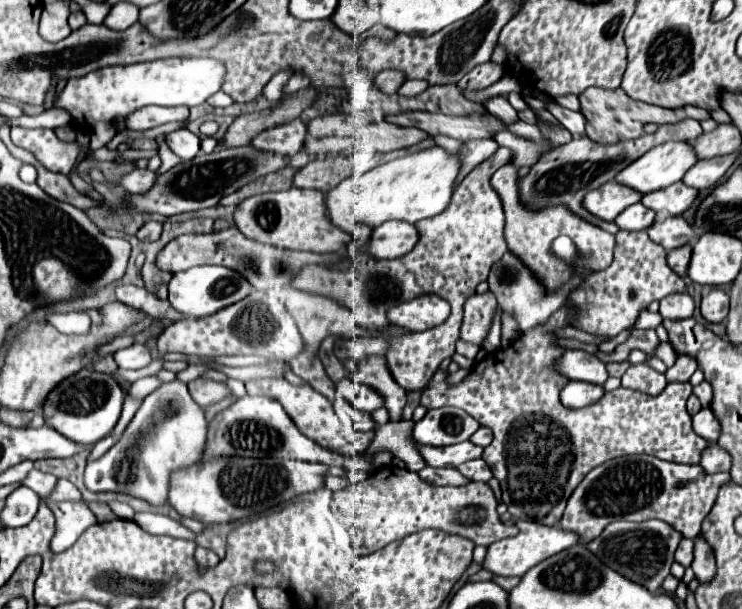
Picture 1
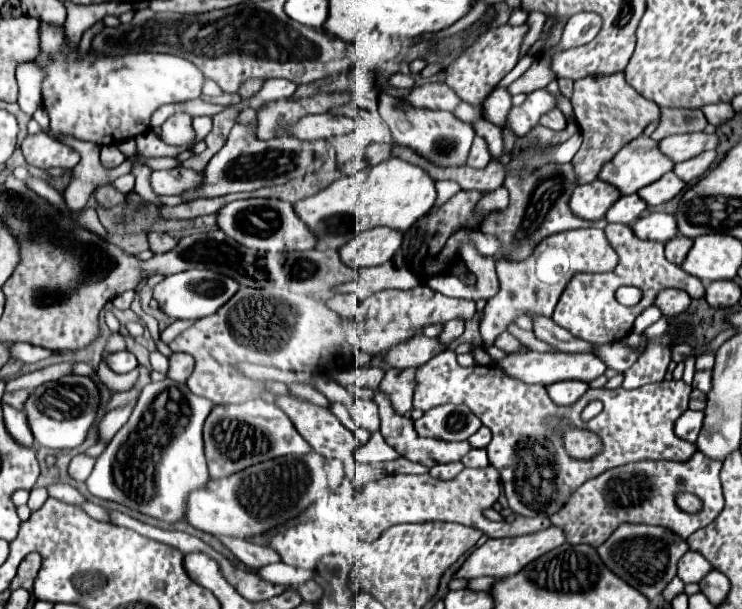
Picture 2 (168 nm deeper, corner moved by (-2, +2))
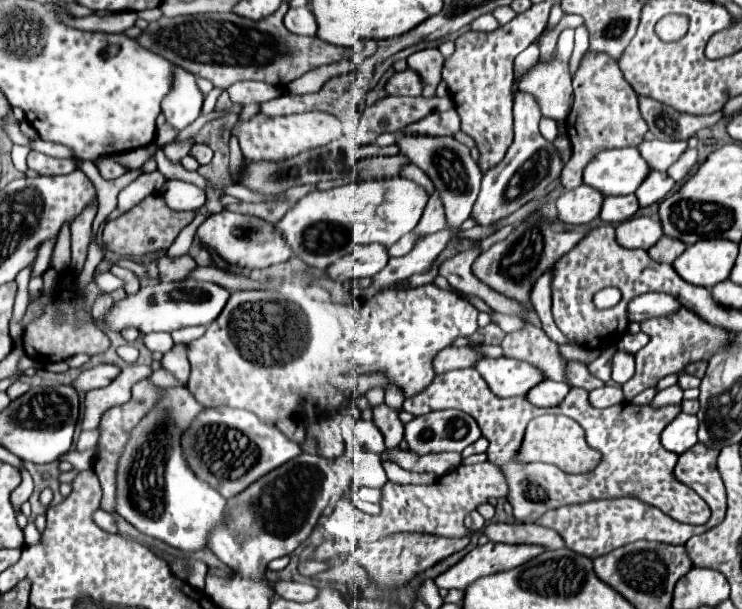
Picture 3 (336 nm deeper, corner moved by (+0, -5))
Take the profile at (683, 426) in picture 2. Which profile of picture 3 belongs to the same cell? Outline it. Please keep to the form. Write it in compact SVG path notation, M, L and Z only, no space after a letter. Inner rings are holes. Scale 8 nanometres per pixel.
M680 412L676 416L676 420L672 420L660 436L660 442L666 450L682 454L686 452L690 446L694 446L698 442L696 438L696 430L698 430L698 418L692 414L684 414Z

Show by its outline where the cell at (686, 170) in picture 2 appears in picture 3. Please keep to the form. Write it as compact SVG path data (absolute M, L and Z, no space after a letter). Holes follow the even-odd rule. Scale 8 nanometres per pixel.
M688 148L688 150L668 168L668 176L674 178L676 182L680 182L682 178L686 178L686 174L690 172L690 168L696 164L696 158L698 158L696 148Z

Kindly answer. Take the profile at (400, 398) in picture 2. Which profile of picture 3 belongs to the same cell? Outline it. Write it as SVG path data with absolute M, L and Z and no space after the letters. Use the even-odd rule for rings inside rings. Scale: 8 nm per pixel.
M380 404L374 408L374 424L380 428L386 448L398 448L404 438L404 424L398 418L398 412L388 408L386 404Z

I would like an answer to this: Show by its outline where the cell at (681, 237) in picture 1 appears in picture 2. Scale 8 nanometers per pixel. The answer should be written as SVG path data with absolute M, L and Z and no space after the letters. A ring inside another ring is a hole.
M648 213L632 225L632 231L640 239L668 243L678 235L678 225L676 225L676 219L668 213Z

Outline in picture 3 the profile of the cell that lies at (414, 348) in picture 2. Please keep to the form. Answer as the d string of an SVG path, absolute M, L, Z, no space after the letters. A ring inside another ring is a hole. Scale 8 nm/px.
M450 346L446 350L442 350L436 358L434 358L434 370L436 374L440 372L448 372L454 368L472 368L476 362L480 362L484 356L480 352L476 352L474 348L456 348Z

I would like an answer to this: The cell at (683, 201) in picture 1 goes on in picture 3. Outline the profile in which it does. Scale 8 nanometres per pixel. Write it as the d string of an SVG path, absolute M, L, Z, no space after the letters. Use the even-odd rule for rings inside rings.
M652 170L648 174L648 178L638 186L636 198L638 198L640 206L650 206L654 202L660 202L672 190L672 186L674 186L674 182L668 174Z

